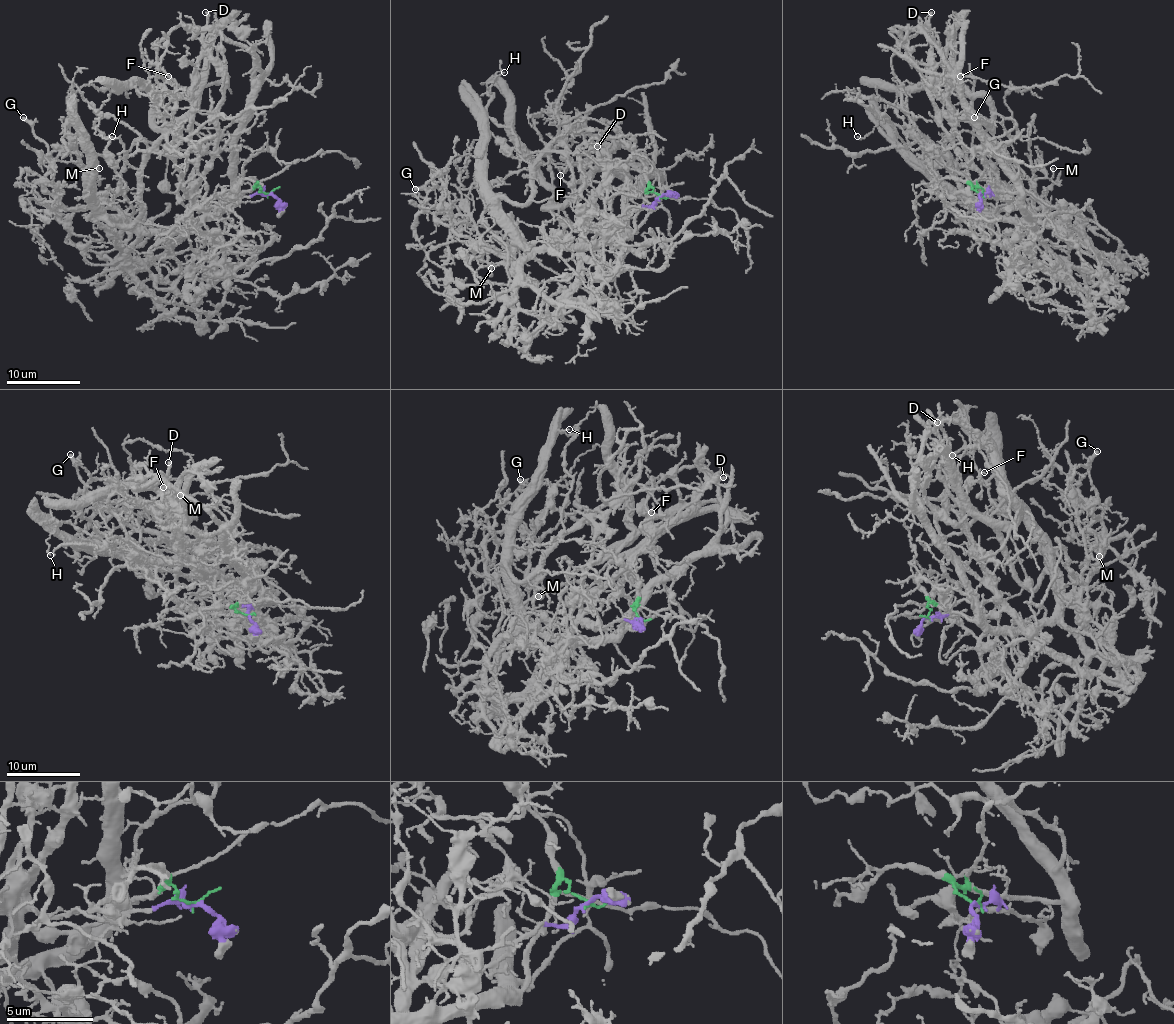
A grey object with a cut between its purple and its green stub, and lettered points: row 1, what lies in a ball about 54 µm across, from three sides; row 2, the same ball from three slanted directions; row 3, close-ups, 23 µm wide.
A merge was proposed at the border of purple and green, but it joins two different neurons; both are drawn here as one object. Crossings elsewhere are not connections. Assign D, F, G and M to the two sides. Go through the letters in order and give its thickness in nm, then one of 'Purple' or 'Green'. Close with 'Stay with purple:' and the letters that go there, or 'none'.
D: Thickness 280 nm. Purple
F: Thickness 120 nm. Purple
G: Thickness 360 nm. Green
M: Thickness 130 nm. Purple
Stay with purple: D, F, M

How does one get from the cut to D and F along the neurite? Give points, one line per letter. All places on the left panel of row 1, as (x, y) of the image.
D: (268, 194), (196, 202), (223, 96), (223, 67), (203, 41), (205, 11)
F: (268, 194), (259, 192), (203, 205), (185, 191), (183, 179), (190, 139), (190, 94), (179, 93), (168, 76)

